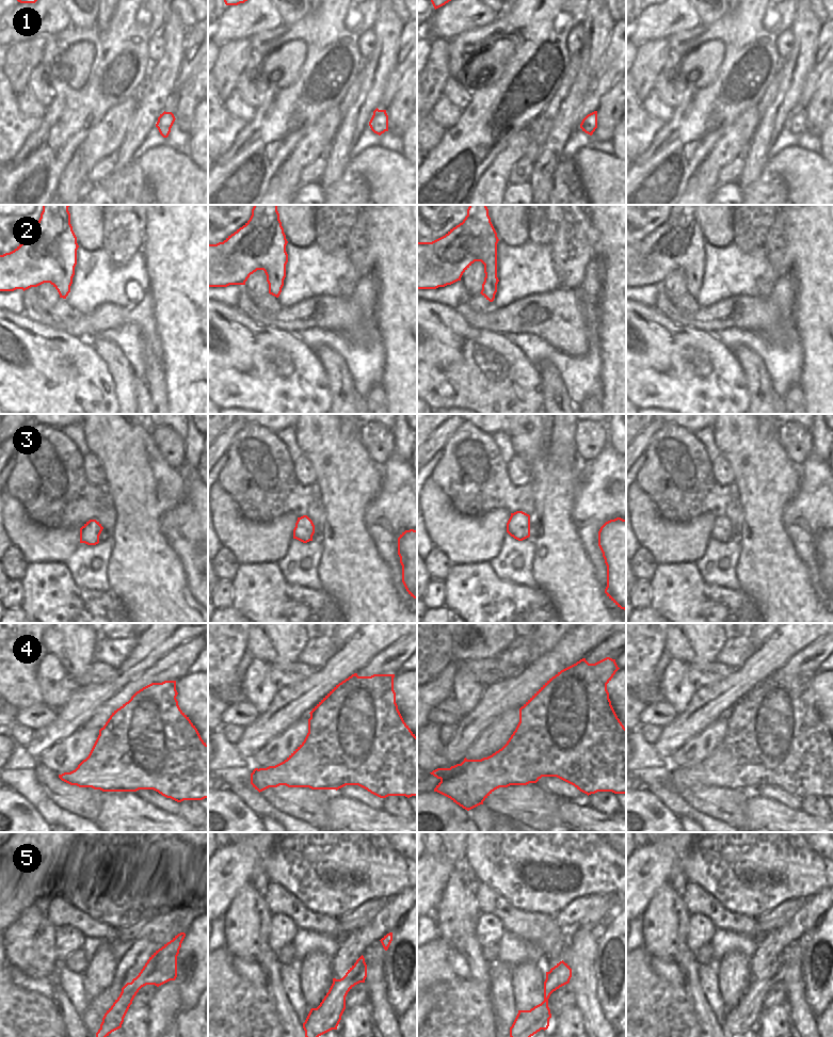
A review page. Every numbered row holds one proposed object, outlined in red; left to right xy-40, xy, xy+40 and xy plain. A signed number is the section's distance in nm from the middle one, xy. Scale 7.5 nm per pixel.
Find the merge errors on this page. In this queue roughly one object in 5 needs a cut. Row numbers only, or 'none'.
4

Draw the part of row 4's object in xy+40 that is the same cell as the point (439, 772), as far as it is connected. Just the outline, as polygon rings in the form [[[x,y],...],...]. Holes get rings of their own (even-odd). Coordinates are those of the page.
[[[466,757],[461,764],[451,766],[450,768],[437,768],[430,772],[437,779],[446,779],[452,775],[459,775],[468,770],[474,764],[478,764],[481,760],[467,760]],[[481,759],[482,760],[482,759]]]

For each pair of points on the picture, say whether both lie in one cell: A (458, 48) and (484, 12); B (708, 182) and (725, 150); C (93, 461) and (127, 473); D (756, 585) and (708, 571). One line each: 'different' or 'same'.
A: different
B: same
C: different
D: different

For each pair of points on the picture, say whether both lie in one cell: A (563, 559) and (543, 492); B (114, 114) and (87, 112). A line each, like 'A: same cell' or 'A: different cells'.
A: same cell
B: different cells

